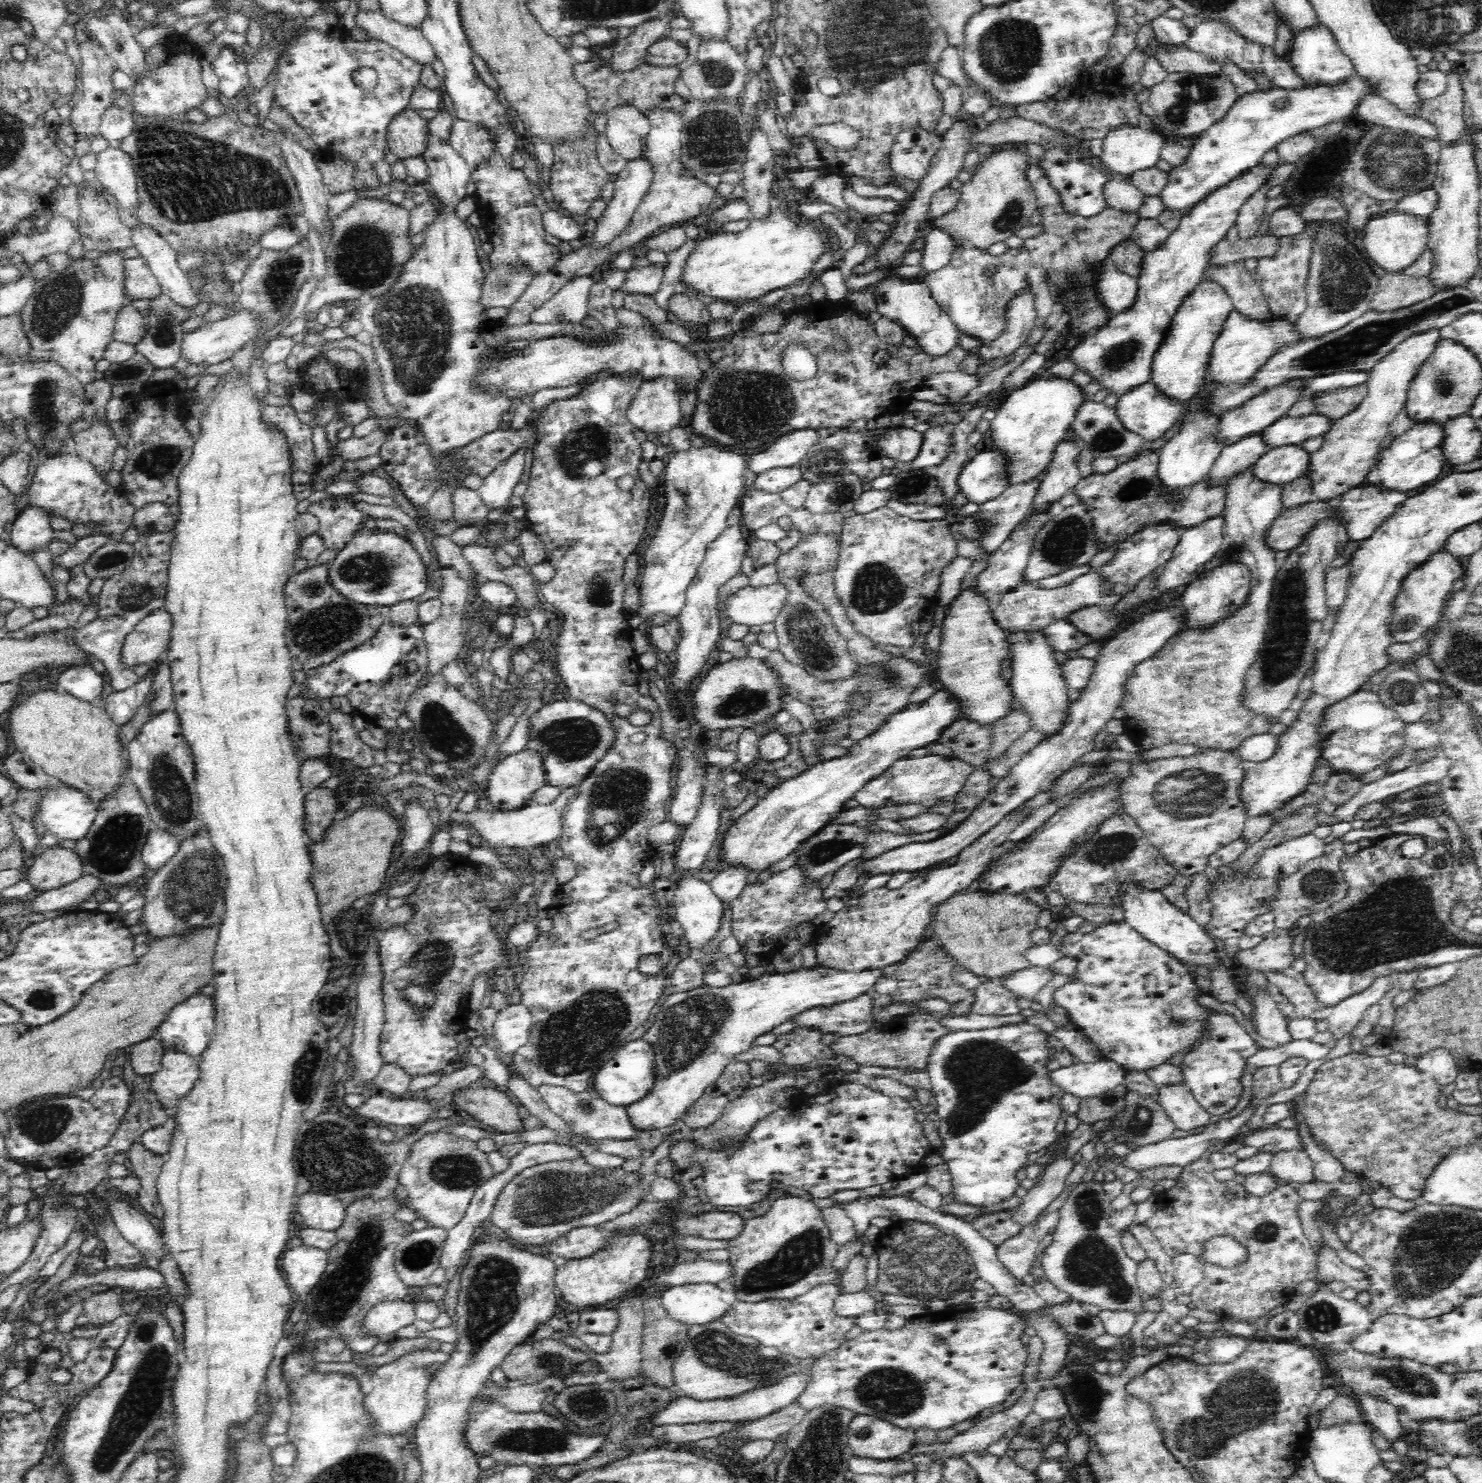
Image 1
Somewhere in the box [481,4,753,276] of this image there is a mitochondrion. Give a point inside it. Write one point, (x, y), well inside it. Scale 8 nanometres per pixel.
(715, 139)

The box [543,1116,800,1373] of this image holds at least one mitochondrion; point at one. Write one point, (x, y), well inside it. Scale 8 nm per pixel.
(731, 1140)

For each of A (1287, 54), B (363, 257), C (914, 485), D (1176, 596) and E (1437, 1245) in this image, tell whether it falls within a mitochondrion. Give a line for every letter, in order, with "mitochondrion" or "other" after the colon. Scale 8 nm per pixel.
A: other
B: mitochondrion
C: mitochondrion
D: other
E: mitochondrion

